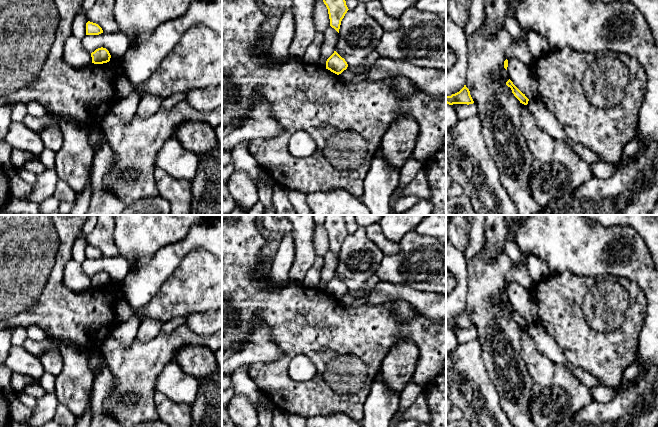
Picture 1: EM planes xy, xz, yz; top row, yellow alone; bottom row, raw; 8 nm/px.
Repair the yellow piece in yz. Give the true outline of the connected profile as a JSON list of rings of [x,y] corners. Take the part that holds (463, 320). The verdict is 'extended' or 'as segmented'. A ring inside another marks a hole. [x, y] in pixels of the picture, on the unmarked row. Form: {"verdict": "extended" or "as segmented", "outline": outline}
{"verdict": "as segmented", "outline": [[[464,309],[464,311],[457,317],[451,320],[446,320],[446,327],[449,329],[453,328],[473,328],[474,325],[470,319],[469,313]]]}

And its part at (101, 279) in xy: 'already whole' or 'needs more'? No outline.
already whole

